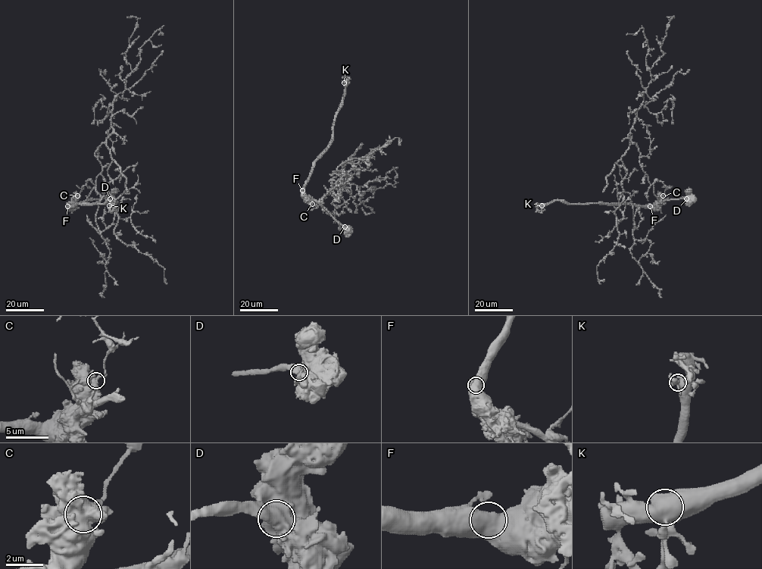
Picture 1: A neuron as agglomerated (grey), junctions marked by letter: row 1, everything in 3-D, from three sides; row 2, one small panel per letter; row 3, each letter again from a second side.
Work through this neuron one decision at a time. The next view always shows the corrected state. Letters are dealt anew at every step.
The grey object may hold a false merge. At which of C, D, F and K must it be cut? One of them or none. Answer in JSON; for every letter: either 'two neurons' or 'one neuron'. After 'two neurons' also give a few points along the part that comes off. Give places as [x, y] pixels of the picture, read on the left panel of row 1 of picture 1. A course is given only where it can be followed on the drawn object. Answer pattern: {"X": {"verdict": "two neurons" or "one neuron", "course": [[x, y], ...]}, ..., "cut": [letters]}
{"C": {"verdict": "two neurons", "course": [[77, 196], [86, 181], [96, 184], [104, 142], [114, 234], [155, 259], [166, 279]]}, "D": {"verdict": "one neuron"}, "F": {"verdict": "one neuron"}, "K": {"verdict": "one neuron"}, "cut": ["C"]}

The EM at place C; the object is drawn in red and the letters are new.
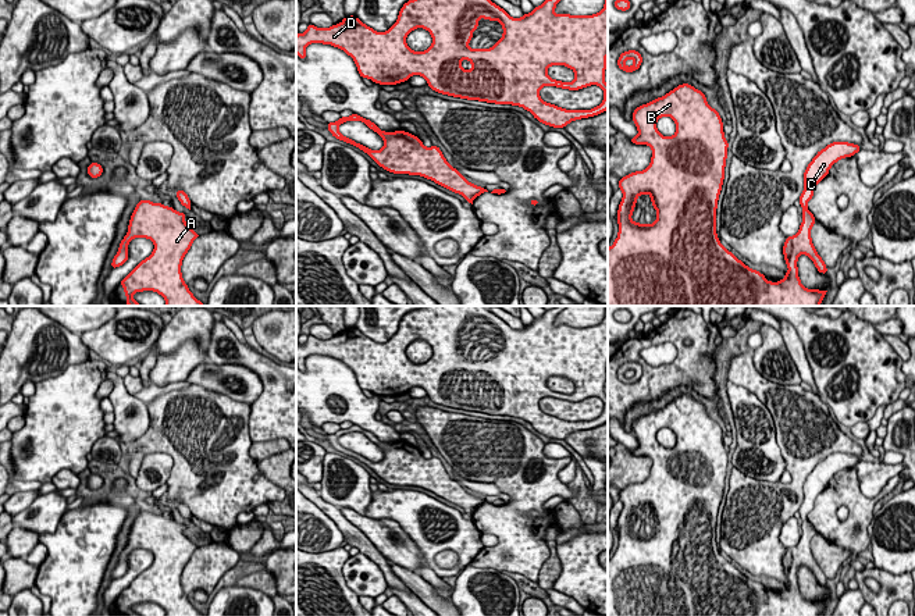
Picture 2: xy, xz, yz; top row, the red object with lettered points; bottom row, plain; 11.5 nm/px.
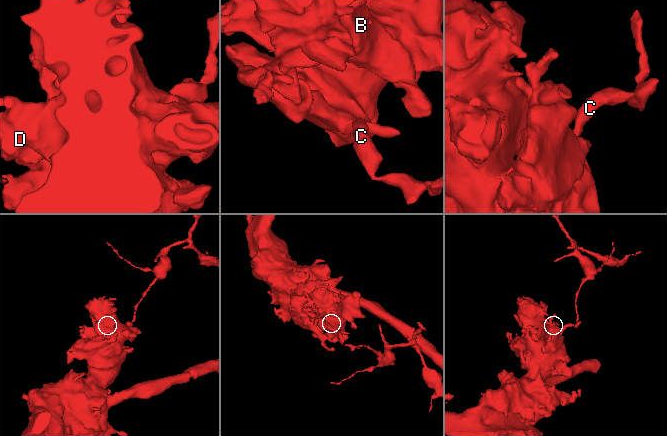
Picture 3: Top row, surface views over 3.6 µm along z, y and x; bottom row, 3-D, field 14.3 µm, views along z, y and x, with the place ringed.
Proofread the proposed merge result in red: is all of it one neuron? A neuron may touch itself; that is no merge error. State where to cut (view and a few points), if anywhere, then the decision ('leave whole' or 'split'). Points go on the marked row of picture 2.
yz (805, 205), (803, 207) | split

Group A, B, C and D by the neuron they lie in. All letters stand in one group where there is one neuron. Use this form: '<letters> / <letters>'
A B D / C

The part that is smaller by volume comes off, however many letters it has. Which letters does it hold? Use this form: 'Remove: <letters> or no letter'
Remove: C

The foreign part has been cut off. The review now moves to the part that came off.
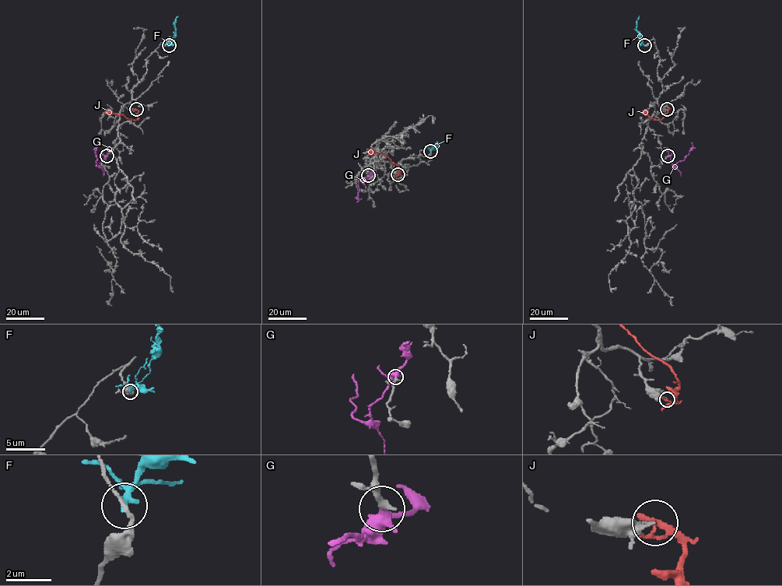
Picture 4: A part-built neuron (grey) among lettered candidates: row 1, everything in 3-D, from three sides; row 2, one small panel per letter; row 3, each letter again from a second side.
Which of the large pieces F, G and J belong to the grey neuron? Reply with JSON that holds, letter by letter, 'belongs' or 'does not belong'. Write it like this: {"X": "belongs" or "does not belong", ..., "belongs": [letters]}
{"F": "does not belong", "G": "belongs", "J": "does not belong", "belongs": ["G"]}

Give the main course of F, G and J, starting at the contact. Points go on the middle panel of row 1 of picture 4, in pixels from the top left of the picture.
F: (430, 151), (435, 149), (437, 143), (440, 146)
G: (368, 175), (357, 181), (357, 198), (359, 200), (361, 198)
J: (398, 174), (400, 174), (399, 167), (383, 154), (367, 151)

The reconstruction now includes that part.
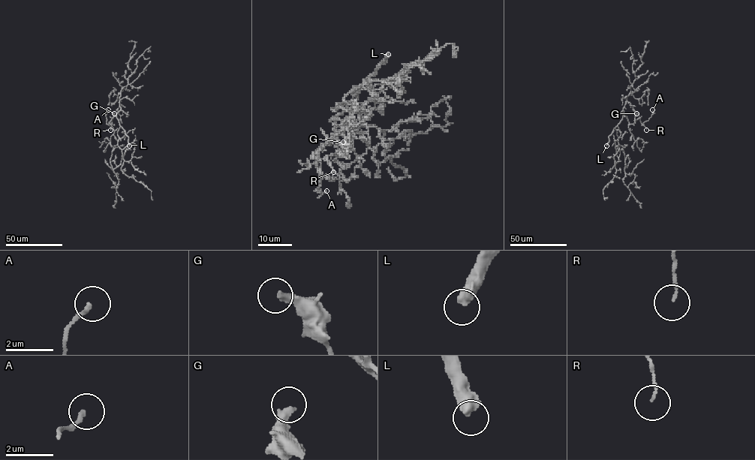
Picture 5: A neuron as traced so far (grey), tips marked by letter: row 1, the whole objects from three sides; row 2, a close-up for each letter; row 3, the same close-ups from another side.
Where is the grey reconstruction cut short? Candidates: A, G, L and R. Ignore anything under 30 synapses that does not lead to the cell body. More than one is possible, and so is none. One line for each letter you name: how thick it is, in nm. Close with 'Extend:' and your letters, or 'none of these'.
L: 500 nm thick
Extend: L

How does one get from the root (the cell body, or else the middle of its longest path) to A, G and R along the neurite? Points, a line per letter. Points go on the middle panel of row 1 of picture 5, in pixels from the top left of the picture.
A: (356, 94), (330, 120), (335, 124), (338, 150), (320, 160), (319, 191), (322, 194), (326, 190)
G: (356, 94), (353, 100), (330, 120), (333, 119), (335, 124), (335, 139), (339, 150), (343, 148), (343, 142)
R: (356, 94), (330, 120), (335, 124), (338, 148), (327, 157), (333, 172)

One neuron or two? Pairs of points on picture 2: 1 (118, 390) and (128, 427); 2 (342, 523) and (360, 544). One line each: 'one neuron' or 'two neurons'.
1: one neuron
2: one neuron

